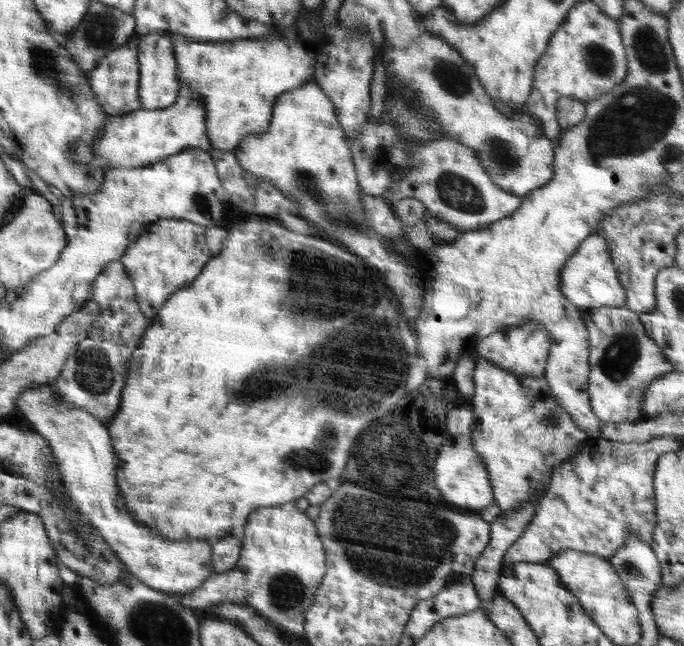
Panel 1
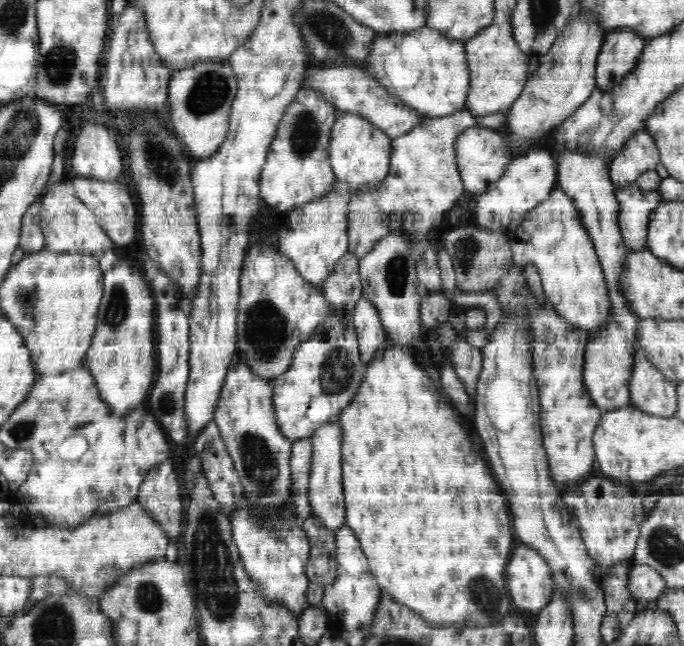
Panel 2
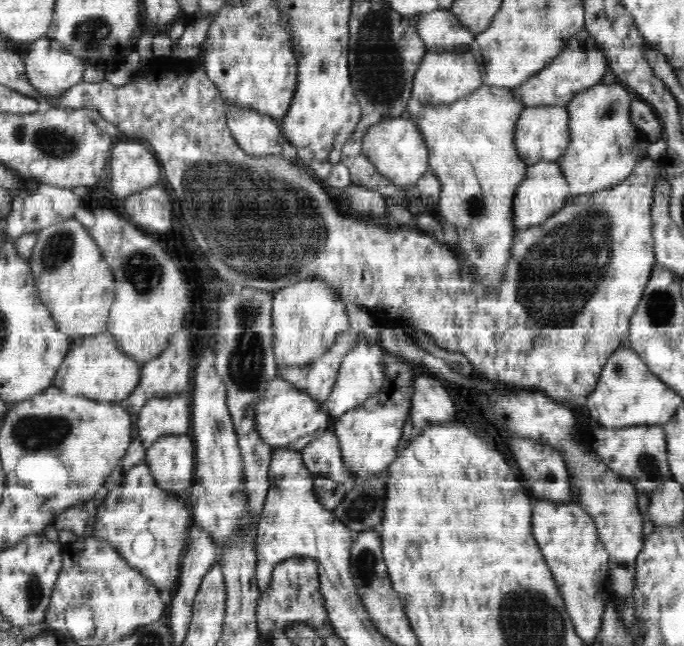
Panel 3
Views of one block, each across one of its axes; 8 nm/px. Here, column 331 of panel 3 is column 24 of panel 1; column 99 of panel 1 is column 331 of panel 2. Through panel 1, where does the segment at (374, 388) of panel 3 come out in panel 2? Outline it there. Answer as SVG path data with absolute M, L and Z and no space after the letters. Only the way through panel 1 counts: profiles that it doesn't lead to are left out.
M338 418L328 421L322 428L312 433L313 458L308 482L308 501L310 512L316 515L322 525L334 533L345 524L345 500L342 482L342 426Z

